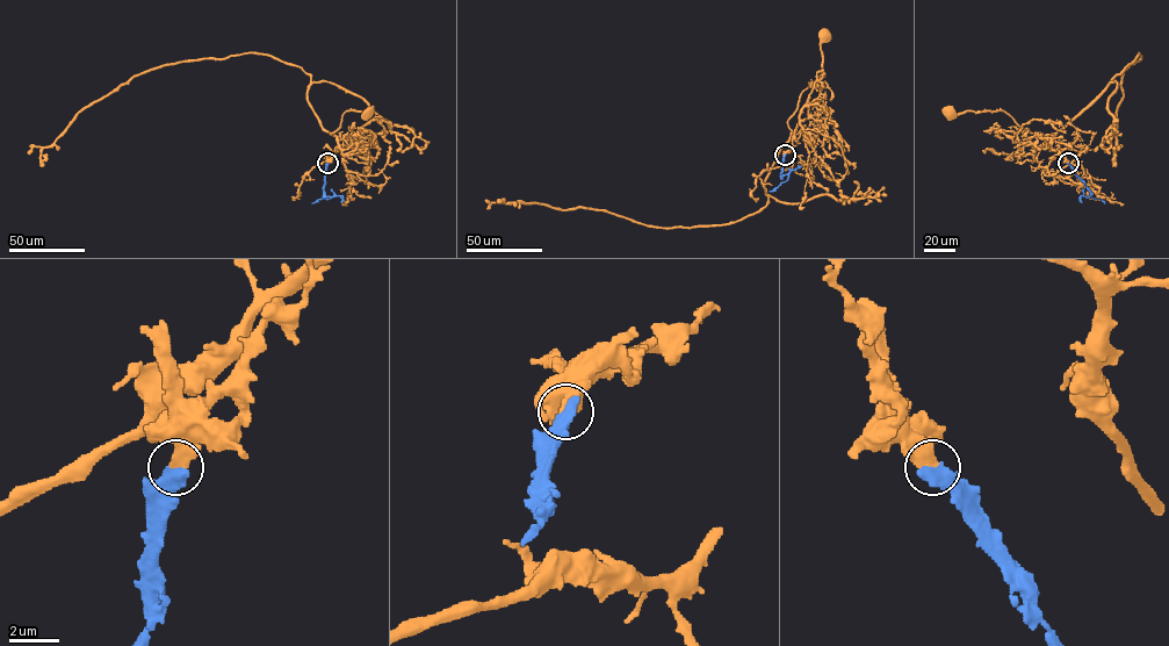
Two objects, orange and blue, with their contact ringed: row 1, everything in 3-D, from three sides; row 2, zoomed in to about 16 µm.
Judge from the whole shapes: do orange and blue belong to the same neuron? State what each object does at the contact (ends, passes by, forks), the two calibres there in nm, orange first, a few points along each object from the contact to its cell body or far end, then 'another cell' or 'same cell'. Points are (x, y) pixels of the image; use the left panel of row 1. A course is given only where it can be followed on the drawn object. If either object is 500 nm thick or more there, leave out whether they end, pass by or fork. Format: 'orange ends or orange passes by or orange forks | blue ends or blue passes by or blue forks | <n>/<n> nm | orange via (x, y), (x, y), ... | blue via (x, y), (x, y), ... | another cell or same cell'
500/650 nm | orange via (327, 163), (337, 145), (337, 137), (330, 134), (339, 127), (343, 114), (354, 110), (367, 113) | blue via (327, 163), (324, 191), (331, 196), (311, 203) | same cell

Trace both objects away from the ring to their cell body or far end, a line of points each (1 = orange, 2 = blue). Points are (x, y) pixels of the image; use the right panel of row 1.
1: (1068, 163), (1062, 151), (1045, 144), (1045, 136), (1030, 133), (1004, 110), (950, 113)
2: (1068, 163), (1090, 192), (1088, 196), (1099, 198), (1104, 203)

